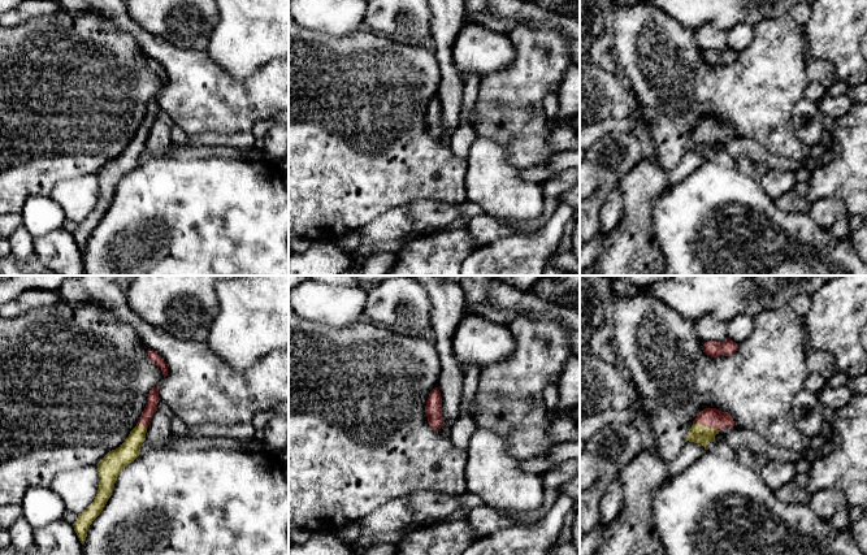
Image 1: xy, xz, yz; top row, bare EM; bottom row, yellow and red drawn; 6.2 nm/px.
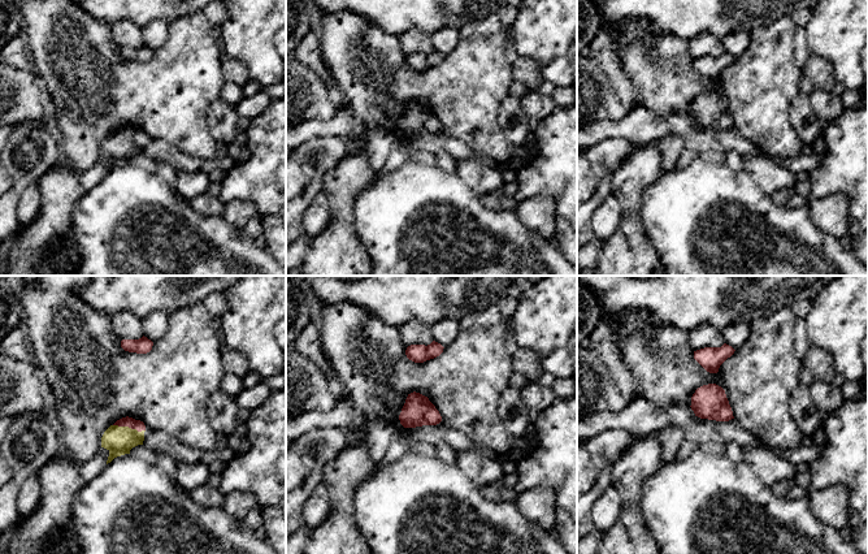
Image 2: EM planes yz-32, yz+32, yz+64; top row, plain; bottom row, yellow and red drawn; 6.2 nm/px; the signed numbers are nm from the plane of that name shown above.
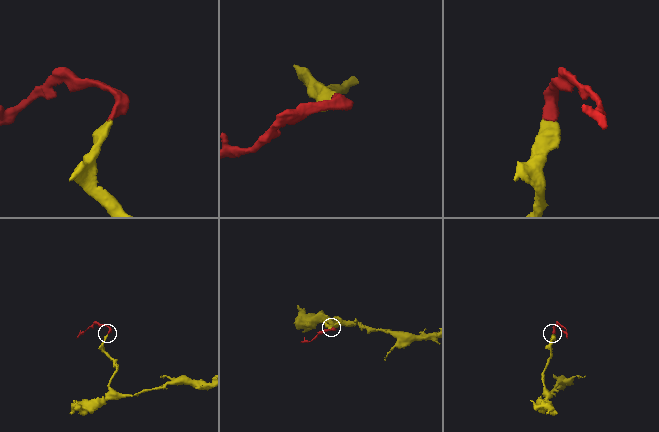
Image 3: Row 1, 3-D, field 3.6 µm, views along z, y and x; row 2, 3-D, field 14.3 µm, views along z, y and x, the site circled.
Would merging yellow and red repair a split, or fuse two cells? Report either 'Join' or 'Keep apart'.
Join

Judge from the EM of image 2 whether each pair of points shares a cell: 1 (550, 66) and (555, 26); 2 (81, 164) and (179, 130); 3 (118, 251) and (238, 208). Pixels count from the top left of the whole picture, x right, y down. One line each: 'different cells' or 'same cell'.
1: same cell
2: same cell
3: different cells

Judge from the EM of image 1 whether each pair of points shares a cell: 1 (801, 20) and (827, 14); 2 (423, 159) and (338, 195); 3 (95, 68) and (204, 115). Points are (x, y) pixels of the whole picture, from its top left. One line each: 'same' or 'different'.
1: different
2: same
3: different

